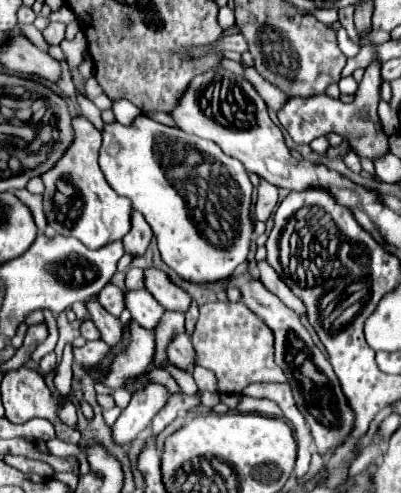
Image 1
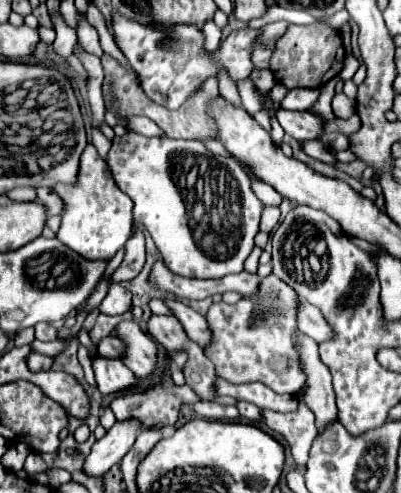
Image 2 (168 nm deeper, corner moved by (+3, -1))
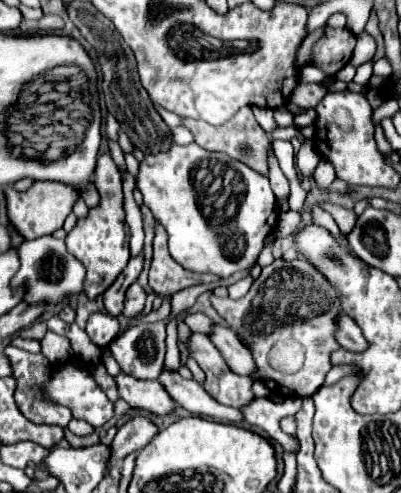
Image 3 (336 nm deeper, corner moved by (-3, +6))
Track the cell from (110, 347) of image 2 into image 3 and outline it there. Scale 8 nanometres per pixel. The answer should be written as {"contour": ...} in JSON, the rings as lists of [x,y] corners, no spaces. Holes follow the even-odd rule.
{"contour":[[[171,318],[153,324],[135,324],[109,344],[109,350],[125,374],[141,380],[157,380],[163,370],[165,326],[169,320]]]}

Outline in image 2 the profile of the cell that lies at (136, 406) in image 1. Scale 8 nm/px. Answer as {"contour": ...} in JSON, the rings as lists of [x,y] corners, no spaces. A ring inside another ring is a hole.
{"contour":[[[115,423],[115,427],[107,431],[103,439],[95,441],[83,463],[83,473],[87,477],[105,477],[105,473],[125,457],[129,447],[133,447],[137,433],[137,423]]]}

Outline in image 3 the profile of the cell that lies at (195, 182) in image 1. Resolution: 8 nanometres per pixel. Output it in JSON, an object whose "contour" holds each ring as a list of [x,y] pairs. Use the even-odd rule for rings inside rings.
{"contour":[[[195,142],[187,146],[171,144],[167,152],[145,154],[139,164],[137,188],[155,220],[167,230],[171,256],[191,272],[211,272],[229,278],[231,274],[249,268],[257,262],[257,256],[263,250],[263,240],[277,222],[277,200],[267,176],[247,168],[247,164],[227,154],[207,152]]]}

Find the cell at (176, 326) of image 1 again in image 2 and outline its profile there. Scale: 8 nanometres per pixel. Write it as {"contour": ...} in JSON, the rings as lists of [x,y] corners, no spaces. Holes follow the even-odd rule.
{"contour":[[[169,367],[163,373],[163,383],[149,391],[125,393],[111,403],[111,411],[117,421],[135,419],[143,429],[165,429],[175,425],[181,403],[195,403],[197,397],[191,389],[177,389],[171,381]]]}

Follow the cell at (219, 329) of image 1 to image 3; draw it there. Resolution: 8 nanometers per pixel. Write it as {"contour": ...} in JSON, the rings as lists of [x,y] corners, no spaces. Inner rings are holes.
{"contour":[[[277,258],[273,264],[265,266],[261,276],[253,282],[251,290],[239,298],[217,298],[211,296],[213,308],[225,318],[229,328],[239,334],[239,340],[247,344],[257,364],[257,372],[251,374],[253,380],[263,382],[273,394],[281,394],[285,398],[297,396],[305,398],[311,396],[321,384],[325,374],[331,370],[329,354],[331,350],[339,348],[335,342],[335,326],[333,318],[341,312],[339,300],[335,290],[307,260],[283,260]],[[289,272],[289,280],[287,280]],[[283,288],[283,294],[281,294]],[[295,338],[307,352],[305,352],[305,366],[297,374],[281,374],[273,370],[267,362],[267,354],[277,340]]]}

